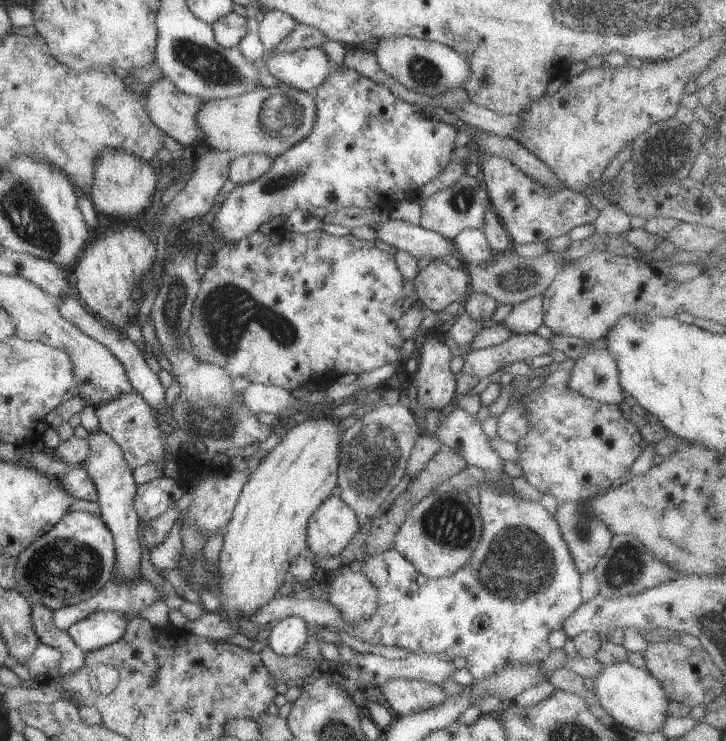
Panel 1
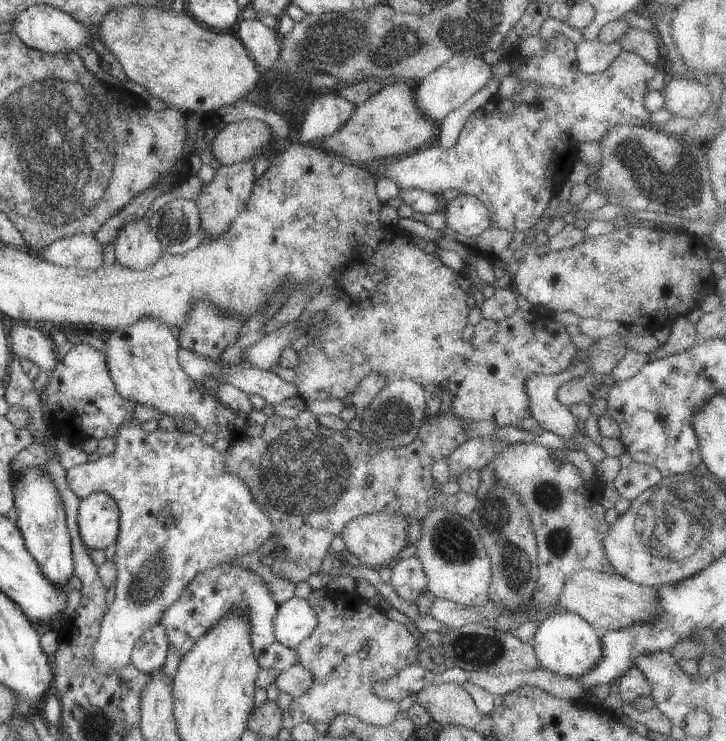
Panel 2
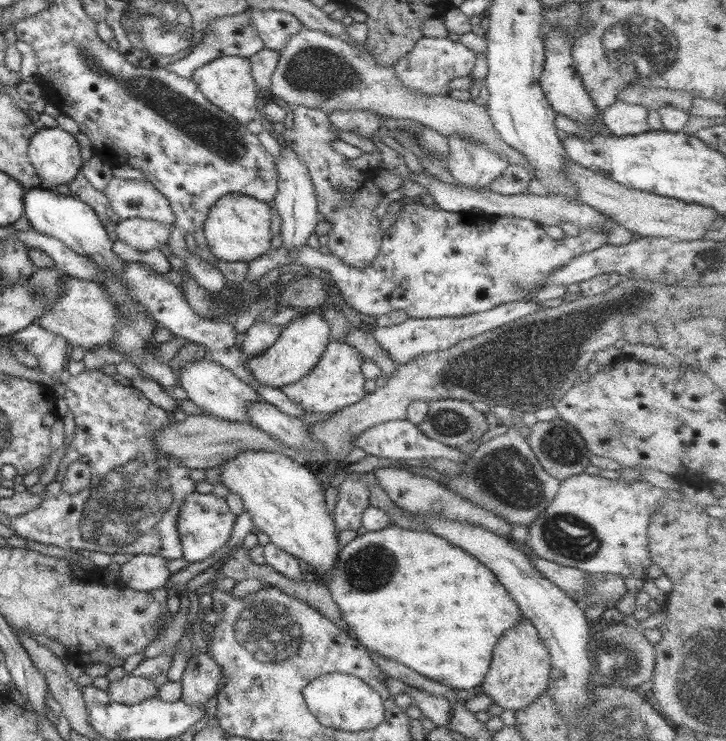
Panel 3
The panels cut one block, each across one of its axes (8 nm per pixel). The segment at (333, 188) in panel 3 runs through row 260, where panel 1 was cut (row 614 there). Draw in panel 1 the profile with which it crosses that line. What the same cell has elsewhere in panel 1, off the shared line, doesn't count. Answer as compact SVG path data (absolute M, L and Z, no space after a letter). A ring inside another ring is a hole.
M342 569L340 576L333 577L334 582L330 587L329 602L343 614L344 620L357 623L369 619L376 612L379 600L376 585L359 569Z

